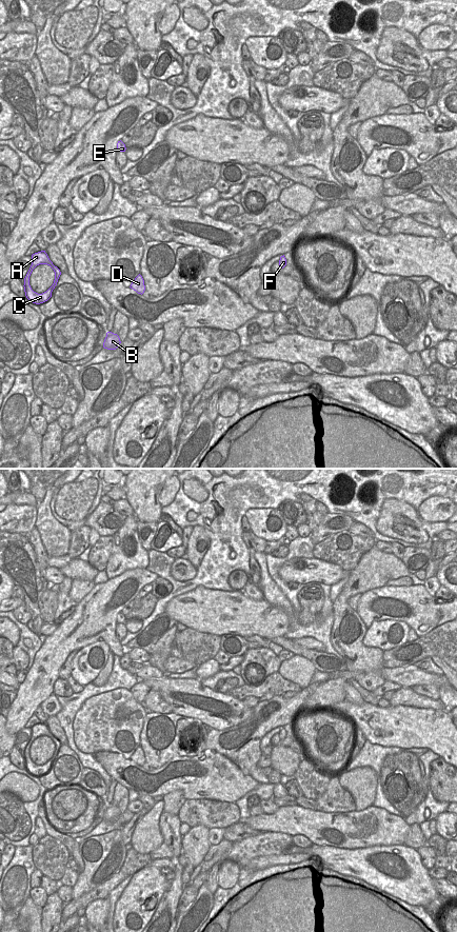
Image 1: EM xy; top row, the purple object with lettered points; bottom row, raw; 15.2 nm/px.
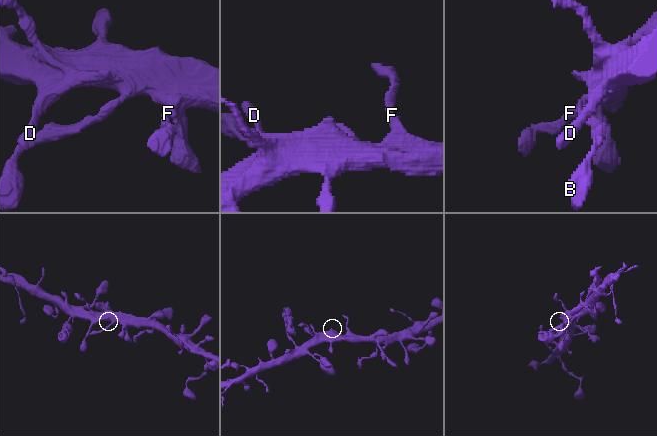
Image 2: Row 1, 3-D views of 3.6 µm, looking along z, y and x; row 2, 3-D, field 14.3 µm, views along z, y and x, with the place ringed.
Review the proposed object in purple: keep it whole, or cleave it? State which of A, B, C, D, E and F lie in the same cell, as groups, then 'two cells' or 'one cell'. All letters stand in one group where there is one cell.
groups A B C D E F; one cell

